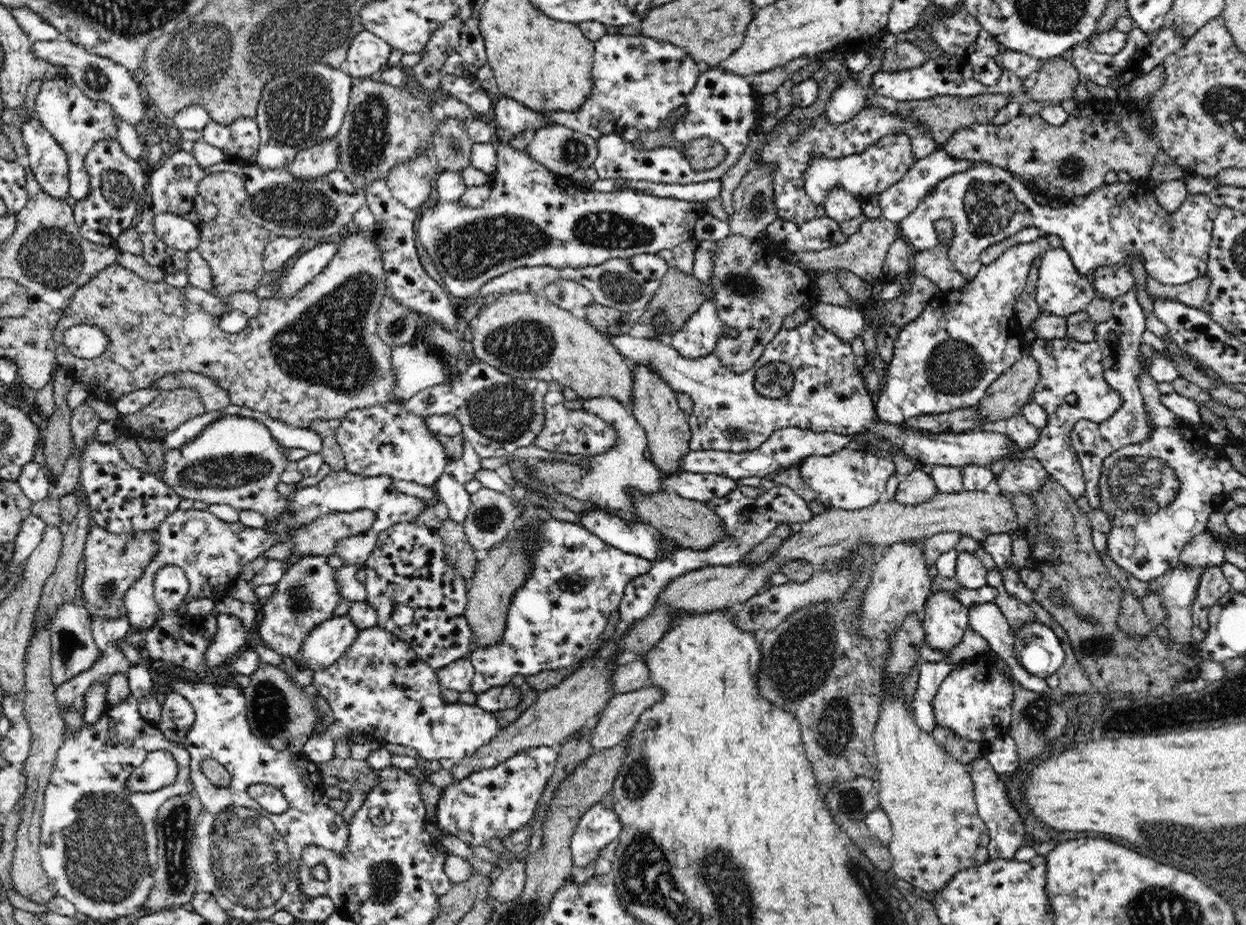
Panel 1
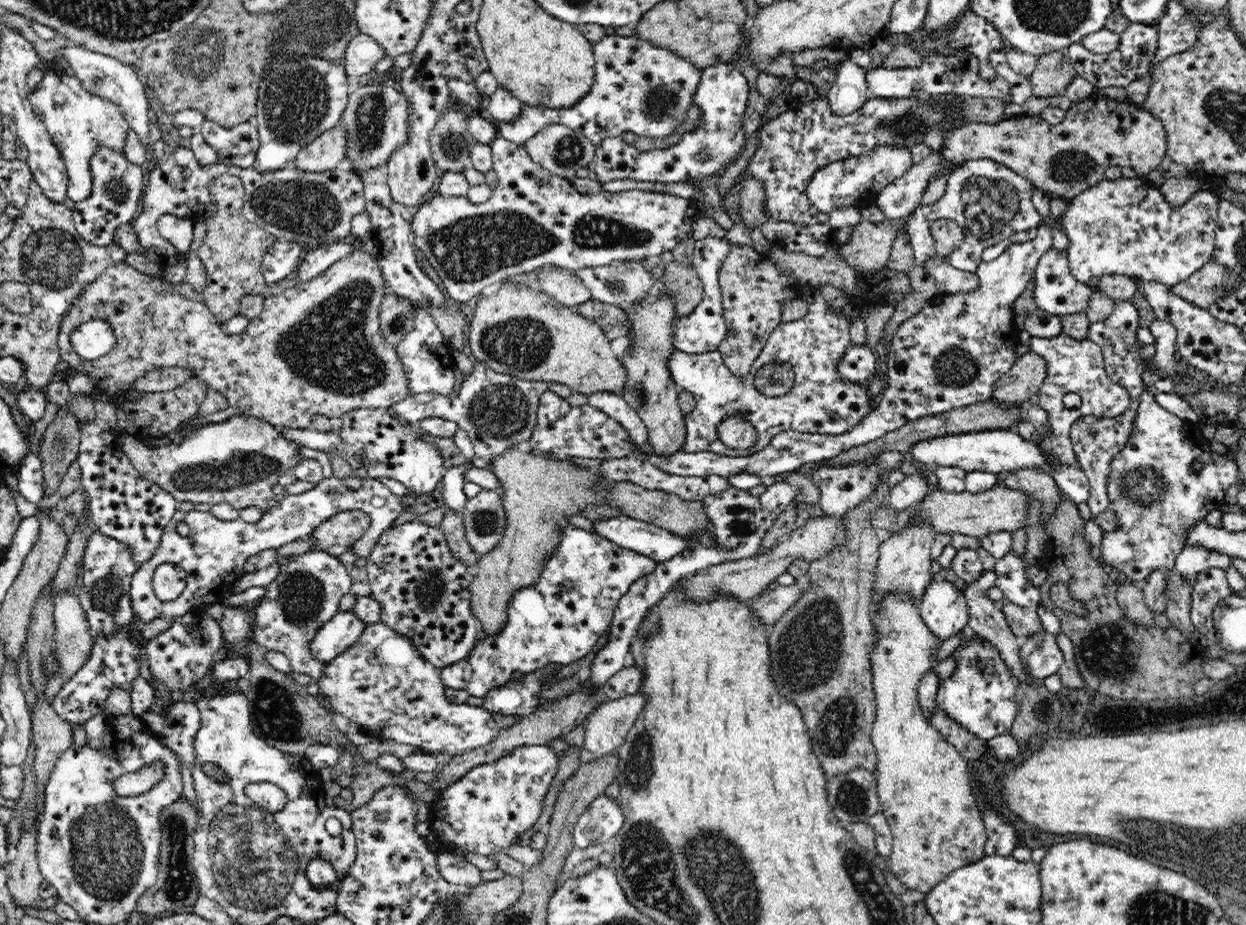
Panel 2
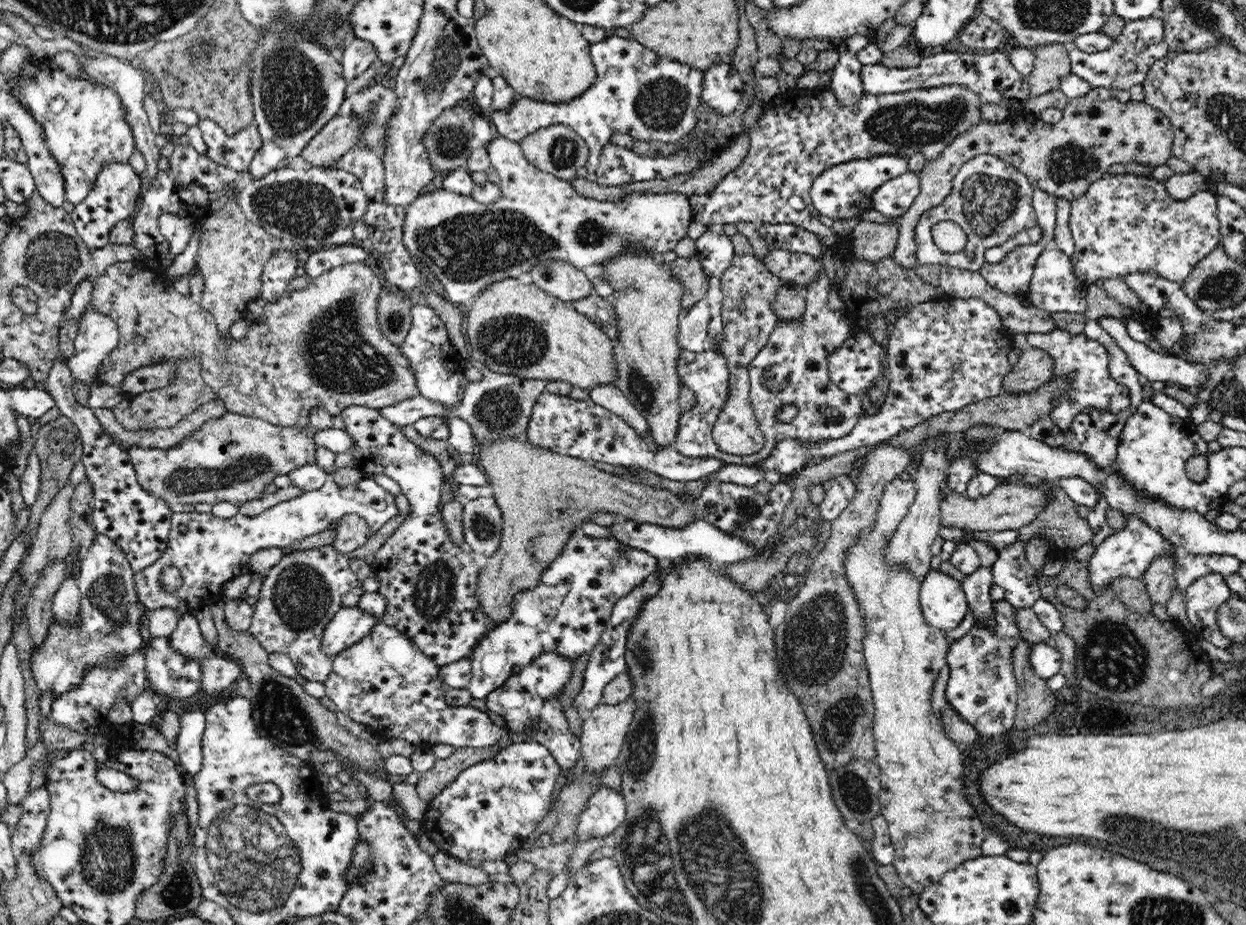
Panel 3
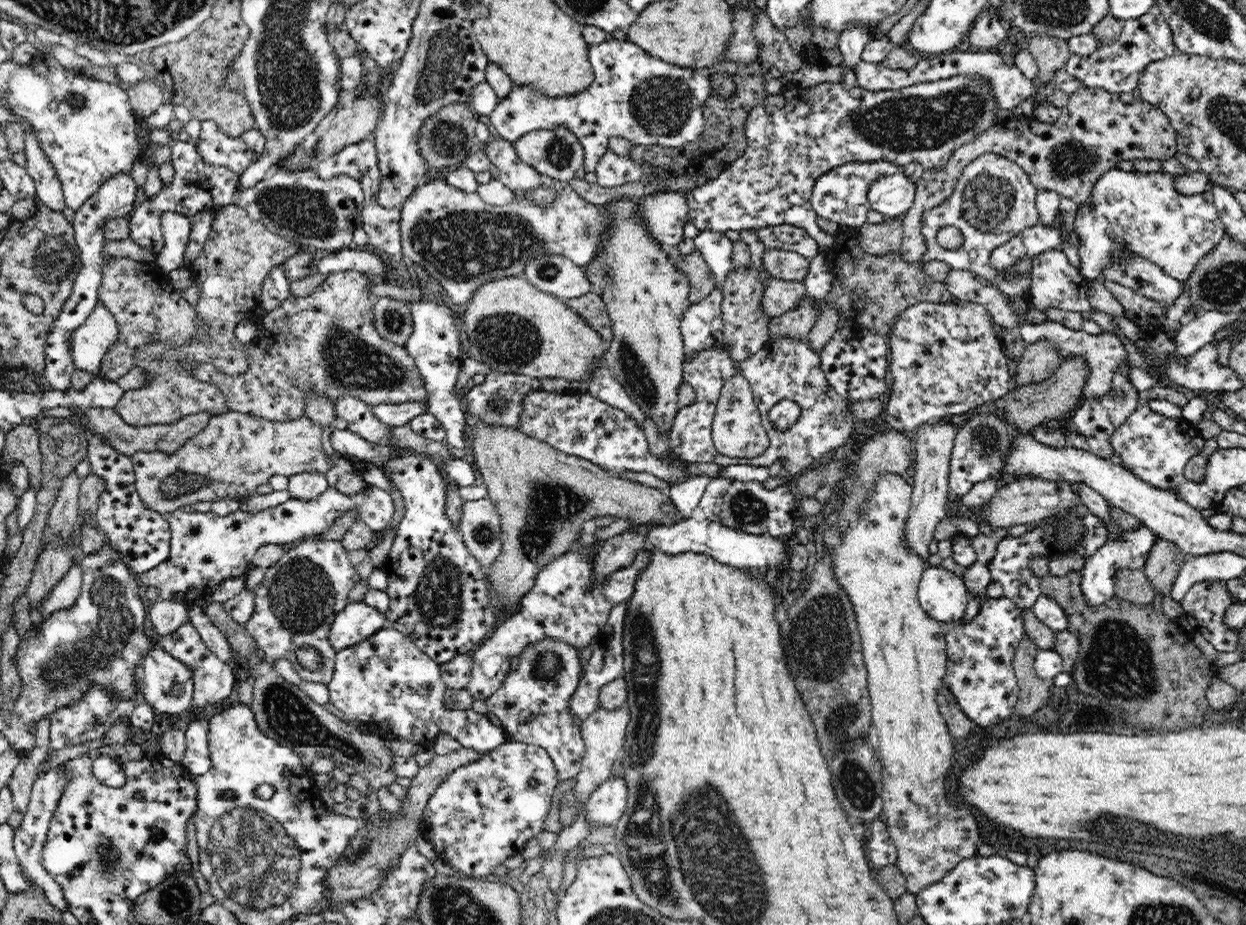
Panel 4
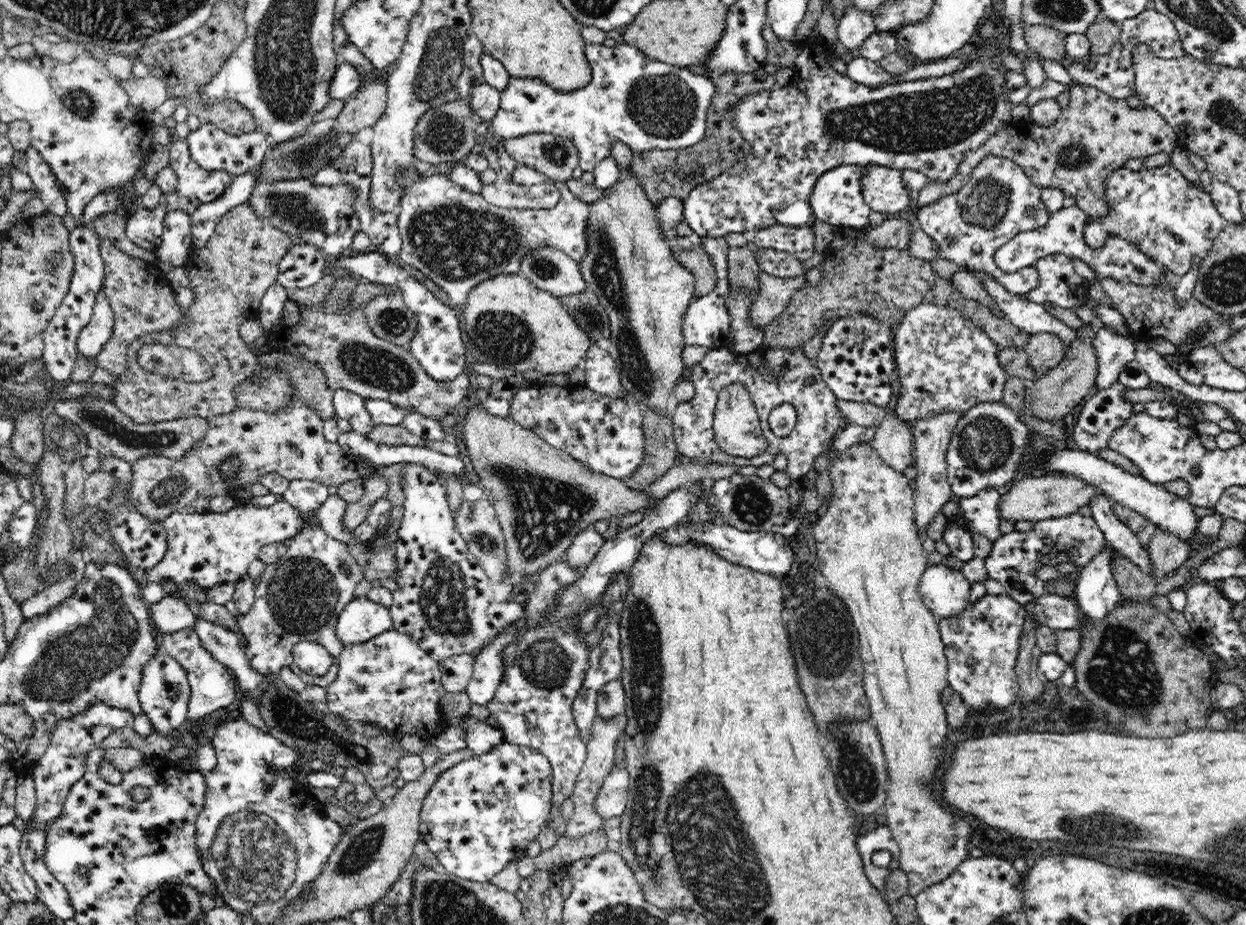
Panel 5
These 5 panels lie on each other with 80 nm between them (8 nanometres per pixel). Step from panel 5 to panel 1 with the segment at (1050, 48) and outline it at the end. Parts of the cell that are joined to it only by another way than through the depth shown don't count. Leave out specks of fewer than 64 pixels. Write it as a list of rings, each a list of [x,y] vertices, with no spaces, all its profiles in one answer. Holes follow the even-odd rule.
[[[1052,57],[1041,62],[1036,83],[1028,90],[1028,98],[1043,104],[1058,104],[1073,98],[1081,78],[1078,69],[1064,57]]]

